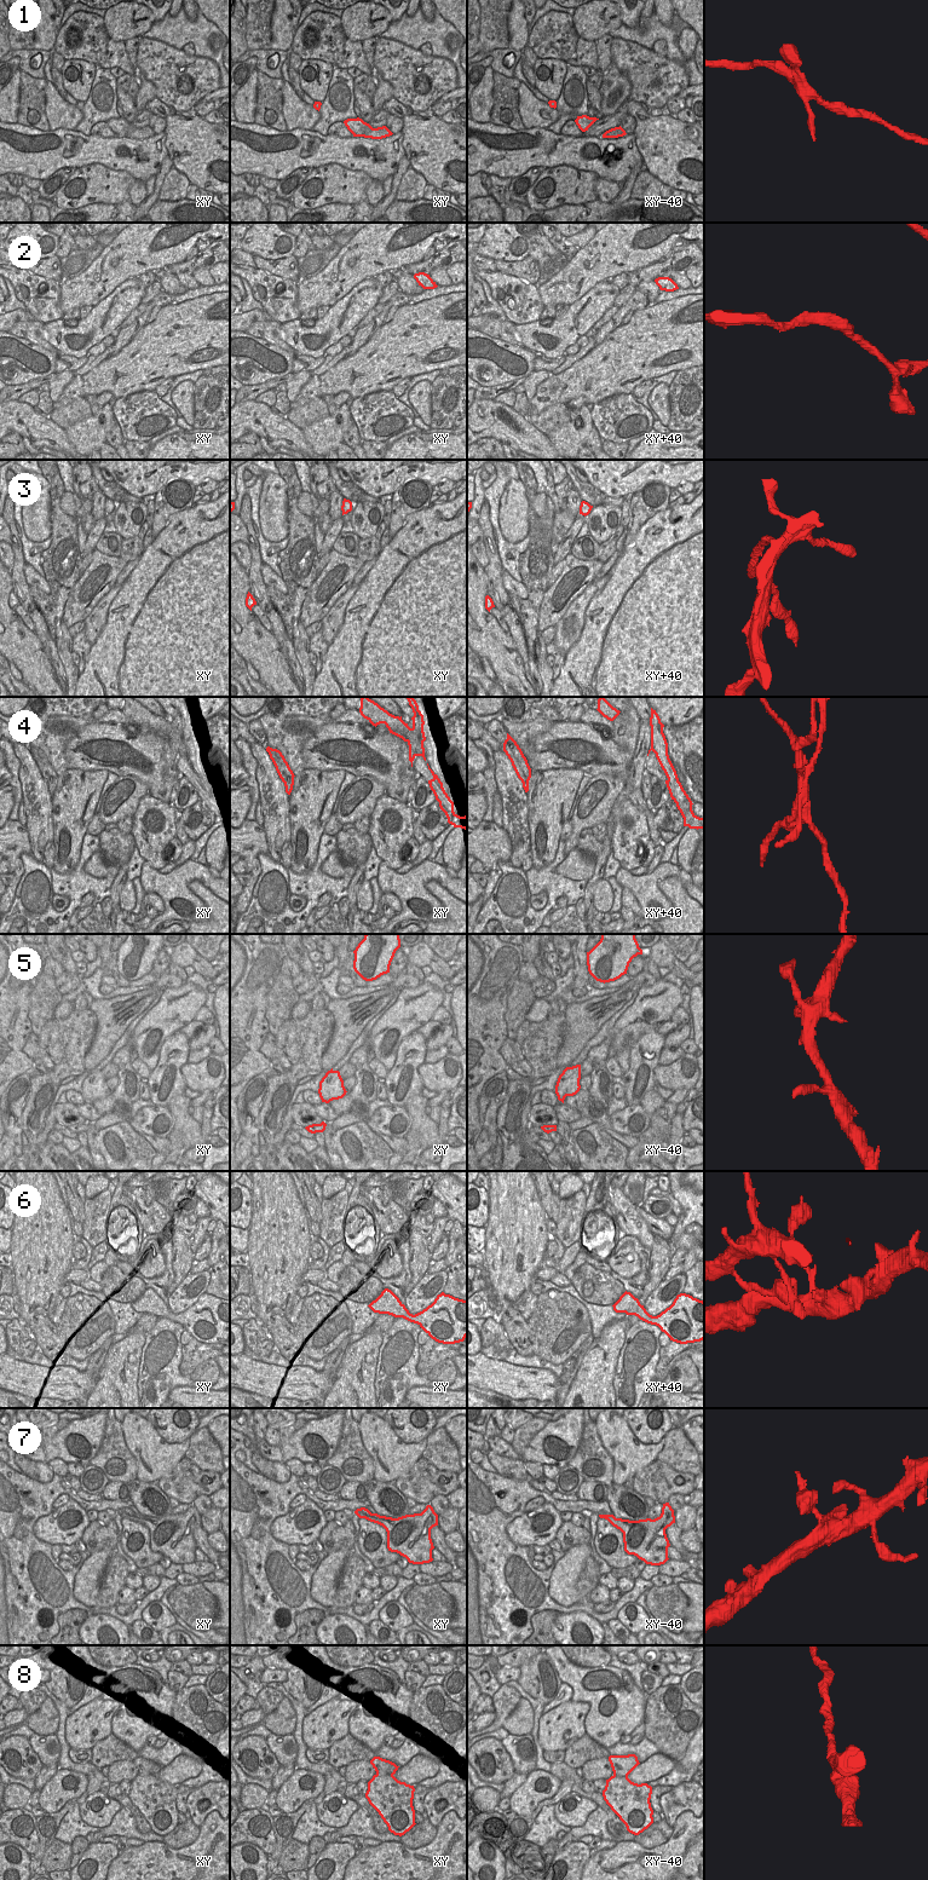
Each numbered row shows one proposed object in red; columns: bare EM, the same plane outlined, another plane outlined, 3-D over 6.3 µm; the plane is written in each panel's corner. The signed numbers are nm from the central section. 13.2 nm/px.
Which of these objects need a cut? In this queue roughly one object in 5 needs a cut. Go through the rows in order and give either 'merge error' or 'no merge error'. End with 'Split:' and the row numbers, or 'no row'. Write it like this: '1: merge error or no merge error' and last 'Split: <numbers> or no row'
1: no merge error
2: no merge error
3: no merge error
4: merge error
5: no merge error
6: no merge error
7: no merge error
8: no merge error
Split: 4

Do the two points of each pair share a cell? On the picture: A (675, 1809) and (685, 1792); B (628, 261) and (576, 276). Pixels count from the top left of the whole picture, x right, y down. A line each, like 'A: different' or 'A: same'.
A: same
B: same

